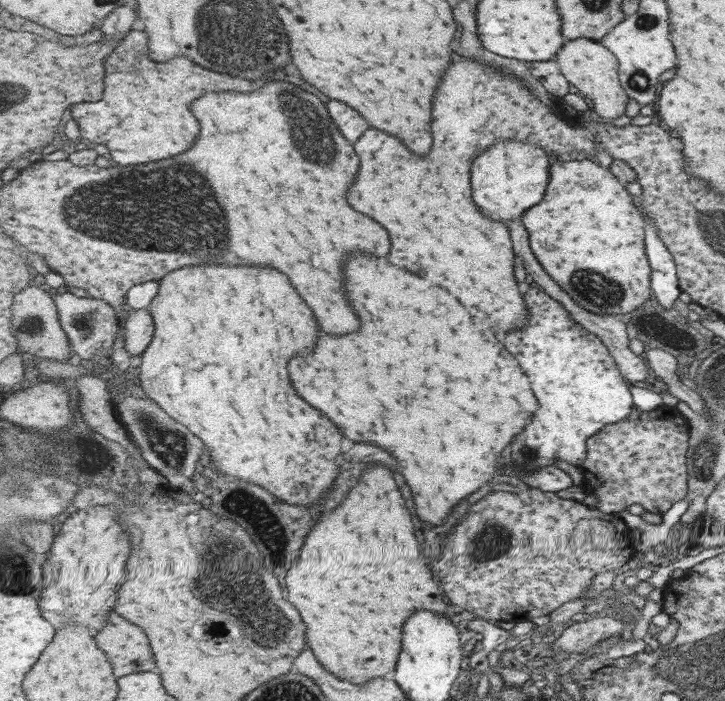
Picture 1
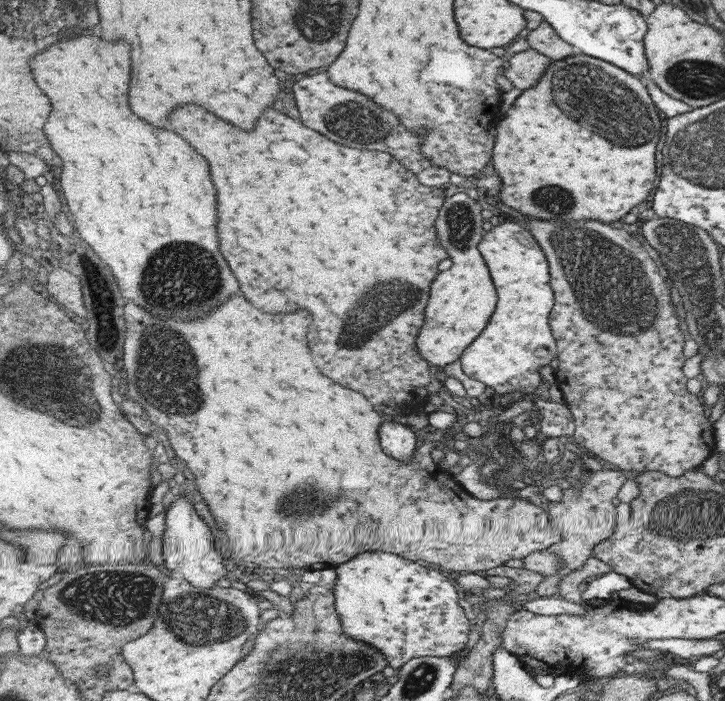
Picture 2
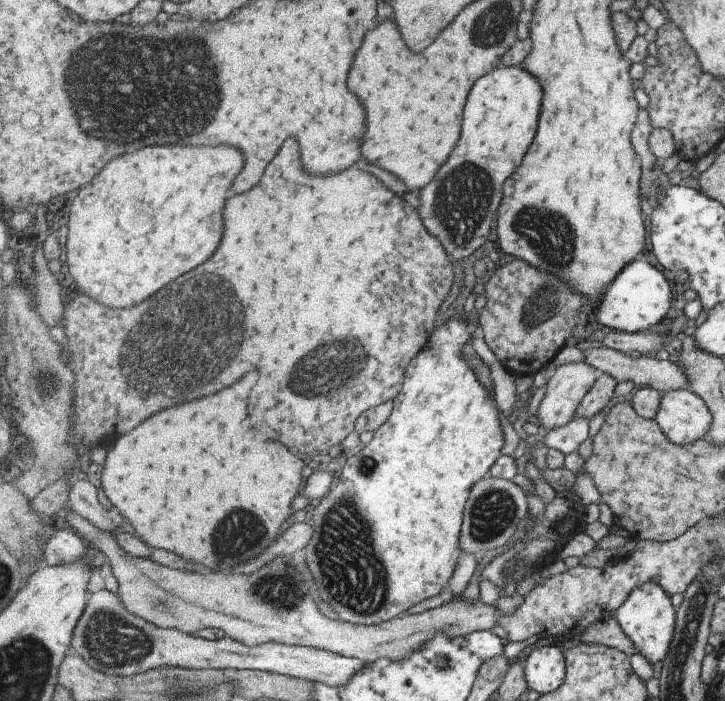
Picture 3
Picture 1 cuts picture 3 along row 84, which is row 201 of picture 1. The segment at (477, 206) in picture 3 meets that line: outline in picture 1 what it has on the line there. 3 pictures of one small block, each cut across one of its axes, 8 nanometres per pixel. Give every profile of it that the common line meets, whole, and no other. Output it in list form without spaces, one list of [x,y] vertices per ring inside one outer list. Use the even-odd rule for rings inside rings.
[[[502,140],[481,154],[473,164],[473,184],[475,184],[475,200],[479,200],[479,208],[493,220],[511,224],[519,220],[531,206],[543,200],[543,192],[547,190],[553,158],[538,144],[530,144],[528,140]]]

